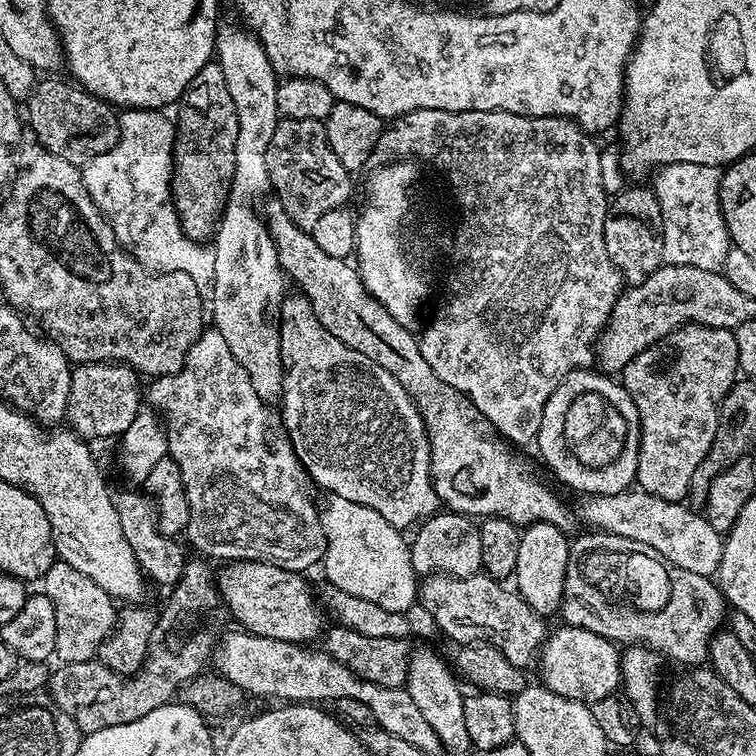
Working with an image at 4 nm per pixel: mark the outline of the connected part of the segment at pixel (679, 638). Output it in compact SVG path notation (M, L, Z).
M596 530L585 533L585 536L573 539L568 546L564 601L561 602L559 611L559 615L564 616L563 623L569 628L590 630L620 646L647 646L660 653L661 657L668 659L669 656L680 664L688 664L684 666L703 665L709 659L708 647L712 636L726 620L726 601L719 587L707 576L690 574L690 570L674 566L670 573L671 604L668 604L663 615L657 616L656 620L612 620L612 616L580 616L580 596L584 596L584 592L580 592L580 588L584 588L584 580L580 580L580 564L584 564L584 552L596 552L596 548L600 548L598 538L601 535Z

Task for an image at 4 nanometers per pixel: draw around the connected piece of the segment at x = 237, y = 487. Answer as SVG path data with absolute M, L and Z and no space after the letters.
M215 330L201 332L199 338L190 346L190 350L184 358L182 370L178 370L173 376L158 376L151 381L148 390L146 388L146 400L153 409L166 421L166 437L168 439L168 456L176 463L180 471L180 485L184 487L186 502L189 506L188 526L186 537L205 557L213 556L219 562L235 562L238 560L261 560L267 564L277 564L291 572L303 573L304 568L312 568L321 563L324 554L324 530L320 527L320 518L317 505L308 504L308 496L304 493L304 480L306 484L306 473L300 465L300 459L294 454L291 442L287 435L280 434L276 440L276 456L270 449L264 448L264 427L268 424L268 412L264 409L265 397L260 396L254 390L246 370L234 354L230 354L230 346L226 346L226 338Z

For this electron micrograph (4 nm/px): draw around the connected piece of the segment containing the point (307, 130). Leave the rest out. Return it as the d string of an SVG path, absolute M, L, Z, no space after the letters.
M281 119L276 125L274 136L270 138L270 150L266 150L266 170L268 183L275 199L280 200L282 210L286 210L286 214L299 228L310 230L318 222L318 218L326 214L326 210L343 208L349 203L347 200L352 192L353 177L346 170L346 166L338 162L338 154L330 150L330 142L326 138L322 120Z

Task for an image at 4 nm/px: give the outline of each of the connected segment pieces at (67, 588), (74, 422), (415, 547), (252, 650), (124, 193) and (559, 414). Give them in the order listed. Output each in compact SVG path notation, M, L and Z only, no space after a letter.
M59 558L52 563L50 570L46 570L43 584L43 595L54 602L54 619L58 625L54 637L55 659L65 664L93 659L98 646L112 633L118 619L117 605L112 605L115 604L113 597L108 596L98 582L90 582L82 570L74 570L74 566Z
M113 362L75 365L71 374L70 396L67 398L67 427L86 442L98 438L116 438L142 410L140 376L126 364Z
M440 510L427 517L415 529L415 532L416 537L411 537L410 547L412 566L417 577L423 578L433 574L443 574L472 578L481 571L481 539L479 538L477 521L473 517L465 516L463 512Z
M235 631L215 641L211 663L215 671L234 682L234 686L241 688L249 697L273 696L276 702L335 702L354 698L371 710L376 719L375 727L386 730L386 734L395 734L426 754L441 751L438 734L430 730L430 724L422 718L418 706L414 706L414 698L410 698L407 687L391 688L366 682L322 650L314 652L308 646L262 638L253 632Z
M129 108L121 111L118 116L120 135L116 139L116 144L83 165L84 185L92 201L103 212L104 219L116 231L124 251L135 258L143 268L147 268L149 272L185 272L190 274L190 278L194 278L197 284L204 286L210 280L212 254L203 243L184 235L176 207L172 204L174 124L164 115L163 111L146 108Z
M573 370L569 372L567 378L556 387L554 394L550 394L550 398L542 410L542 426L538 430L534 441L535 447L540 447L540 456L548 463L549 470L552 471L566 487L573 488L574 491L580 492L579 494L609 496L610 494L629 491L629 489L636 484L636 466L638 450L640 449L640 419L638 418L638 410L634 406L634 402L624 388L623 383L616 381L615 384L612 380L615 379L613 379L611 375L601 374L596 370Z

